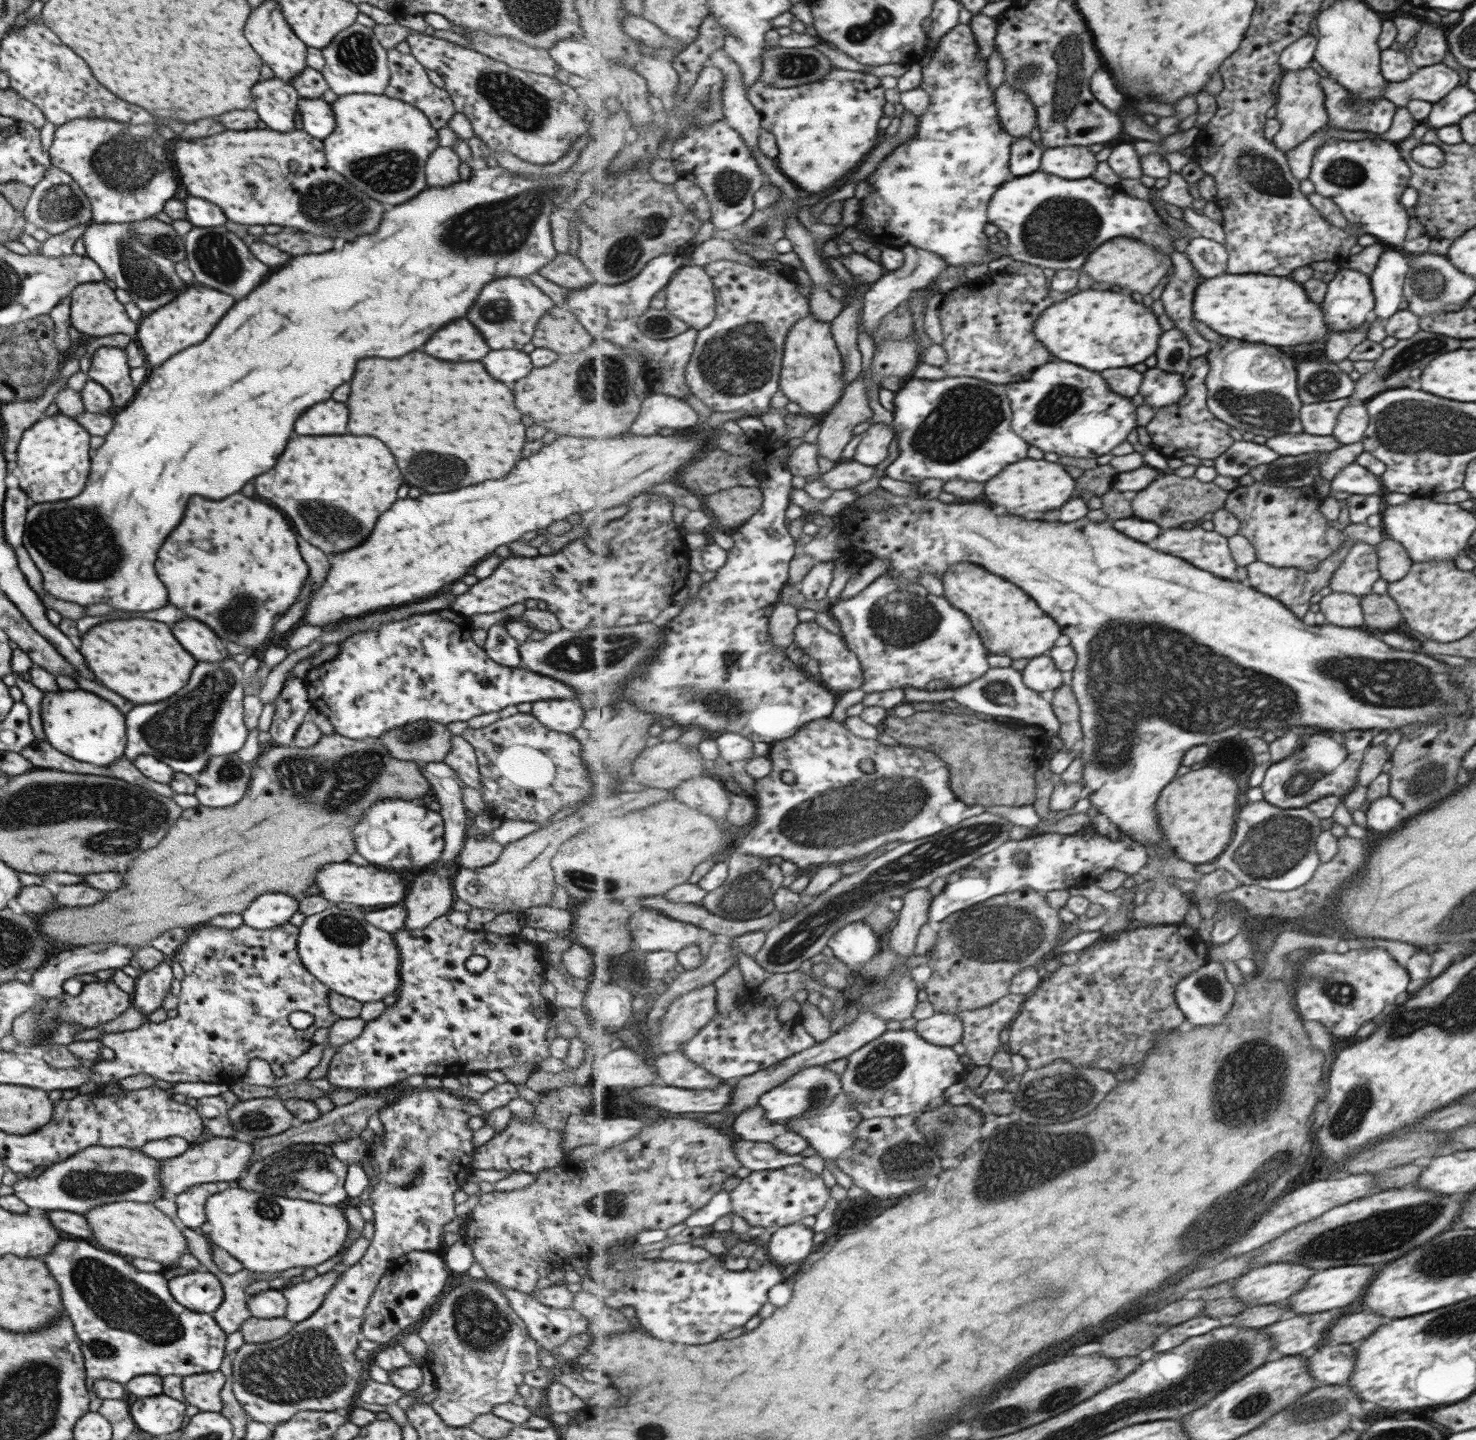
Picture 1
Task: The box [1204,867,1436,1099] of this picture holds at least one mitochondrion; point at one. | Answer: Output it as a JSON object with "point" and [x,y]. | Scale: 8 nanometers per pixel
{"point":[1342,993]}

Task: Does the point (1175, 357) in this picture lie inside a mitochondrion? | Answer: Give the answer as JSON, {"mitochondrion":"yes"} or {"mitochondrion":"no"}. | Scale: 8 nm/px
{"mitochondrion":"yes"}

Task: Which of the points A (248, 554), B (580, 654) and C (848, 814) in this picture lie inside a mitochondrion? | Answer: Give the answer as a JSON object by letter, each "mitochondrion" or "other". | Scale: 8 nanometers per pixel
{"A":"other","B":"mitochondrion","C":"mitochondrion"}

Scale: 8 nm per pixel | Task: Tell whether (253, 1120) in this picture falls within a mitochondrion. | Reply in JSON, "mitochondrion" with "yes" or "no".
{"mitochondrion":"yes"}

